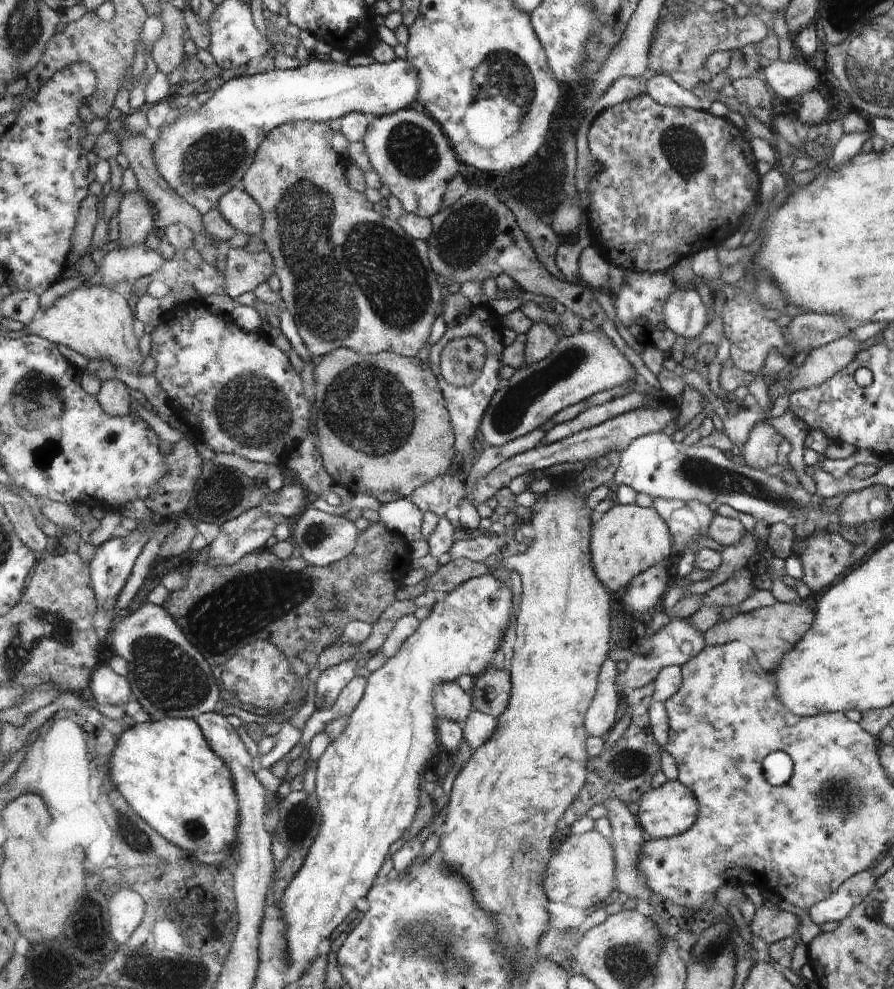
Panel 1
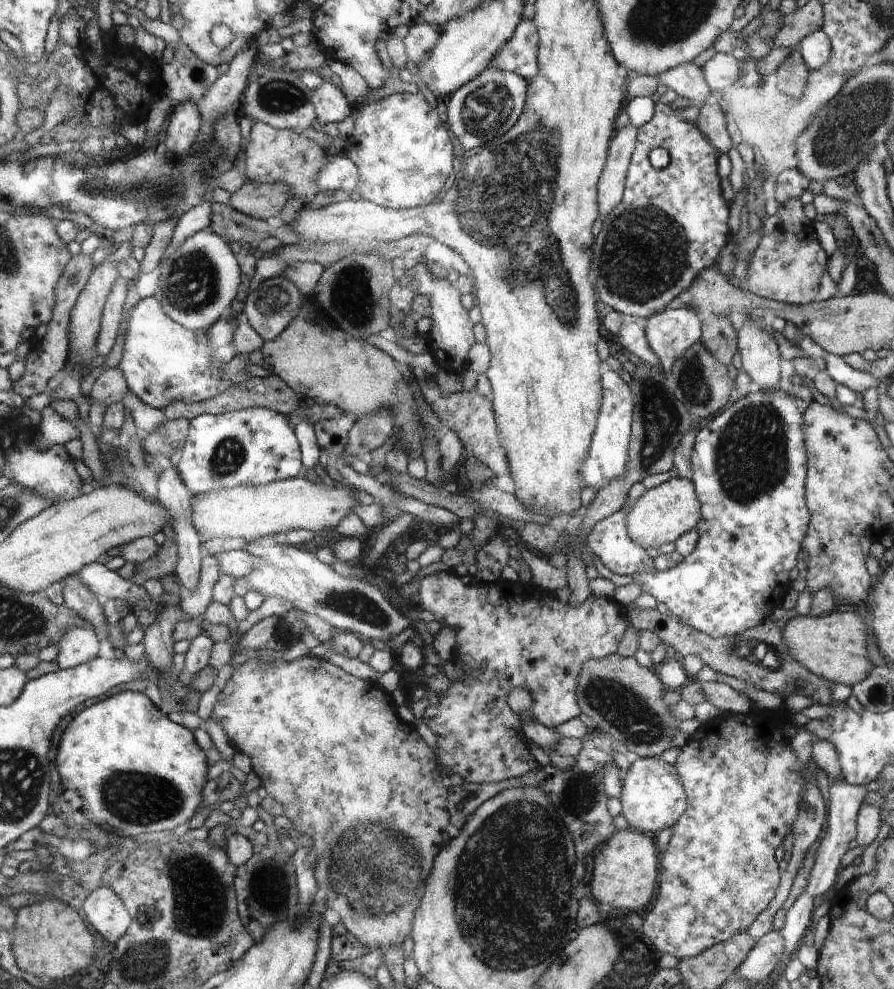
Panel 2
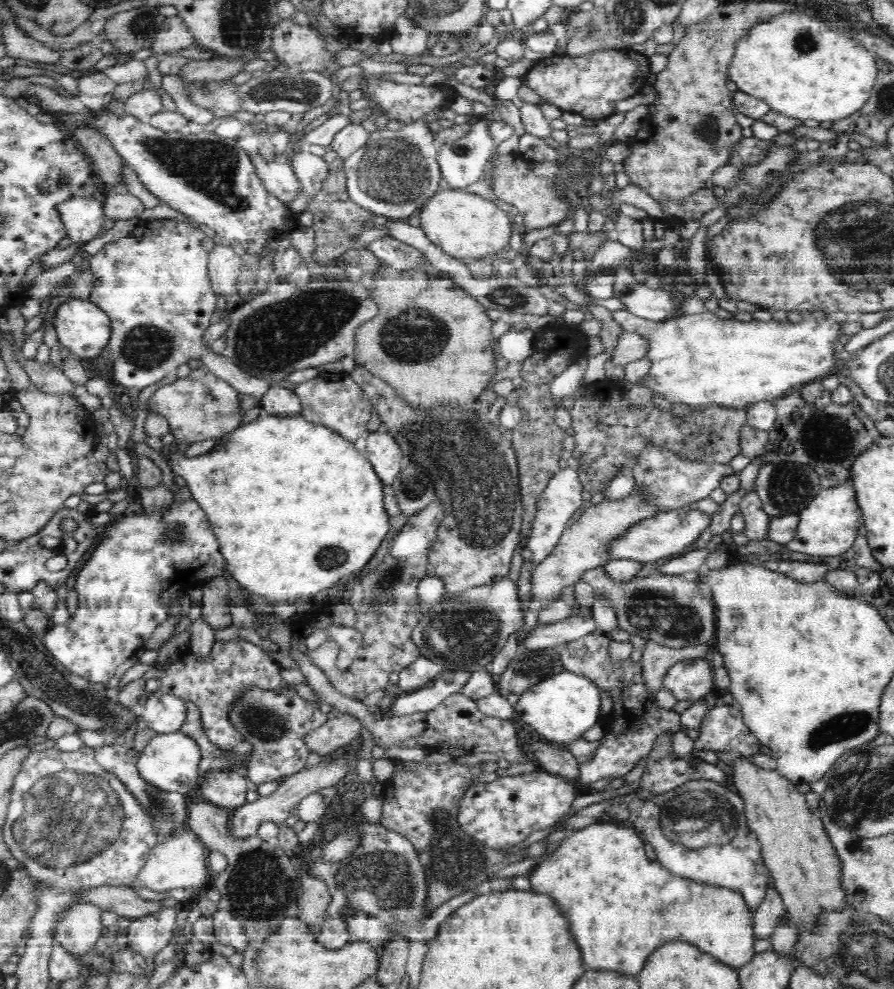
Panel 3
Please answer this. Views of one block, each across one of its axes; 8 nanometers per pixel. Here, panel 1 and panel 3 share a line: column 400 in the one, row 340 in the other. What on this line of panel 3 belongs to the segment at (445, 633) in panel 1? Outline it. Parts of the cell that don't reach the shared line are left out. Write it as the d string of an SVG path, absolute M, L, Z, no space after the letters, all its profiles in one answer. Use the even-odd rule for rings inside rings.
M626 309L612 311L612 320L620 324L625 331L630 331L632 333L638 333L644 336L648 341L648 351L646 352L645 358L649 360L649 370L648 372L639 378L640 386L646 386L650 388L654 394L658 394L660 398L668 400L671 404L675 402L681 402L687 406L712 406L712 404L721 404L721 406L726 407L738 407L741 409L746 409L749 405L760 401L773 401L778 399L778 396L786 396L784 392L788 392L790 388L798 386L798 384L811 383L816 376L826 376L834 366L836 366L836 352L832 350L832 342L836 342L838 336L840 336L840 324L836 320L832 320L832 316L828 318L822 311L816 311L812 313L810 317L805 318L802 321L802 326L800 324L790 324L790 321L758 321L752 320L752 322L738 321L734 318L730 320L722 320L716 314L704 310L703 313L698 313L695 315L679 315L674 316L672 319L667 321L651 321L648 319L640 318Z

